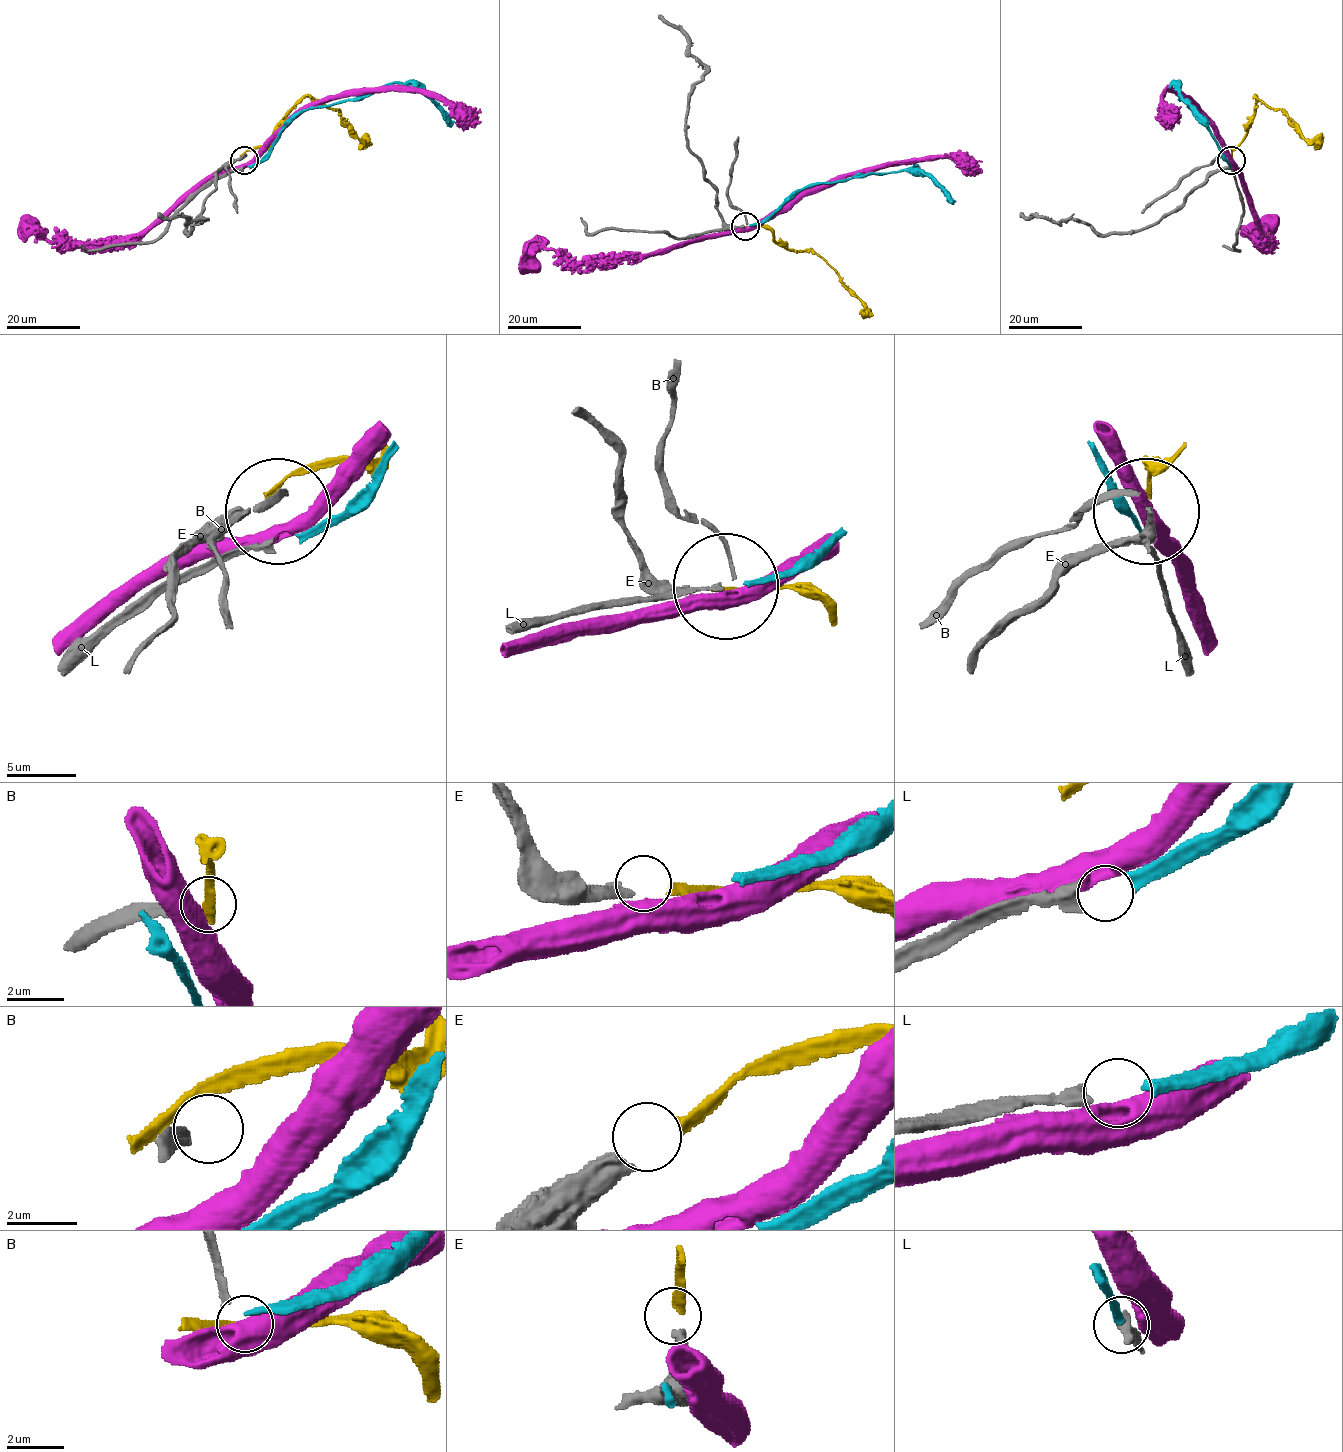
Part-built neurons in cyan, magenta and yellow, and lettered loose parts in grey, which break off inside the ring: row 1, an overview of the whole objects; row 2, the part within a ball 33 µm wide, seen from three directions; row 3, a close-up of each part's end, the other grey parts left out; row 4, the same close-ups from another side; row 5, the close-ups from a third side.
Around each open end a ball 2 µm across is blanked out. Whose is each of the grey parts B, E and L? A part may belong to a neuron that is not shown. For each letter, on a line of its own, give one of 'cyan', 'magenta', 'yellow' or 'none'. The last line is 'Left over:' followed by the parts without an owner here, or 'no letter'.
B: none
E: yellow
L: cyan
Left over: B

